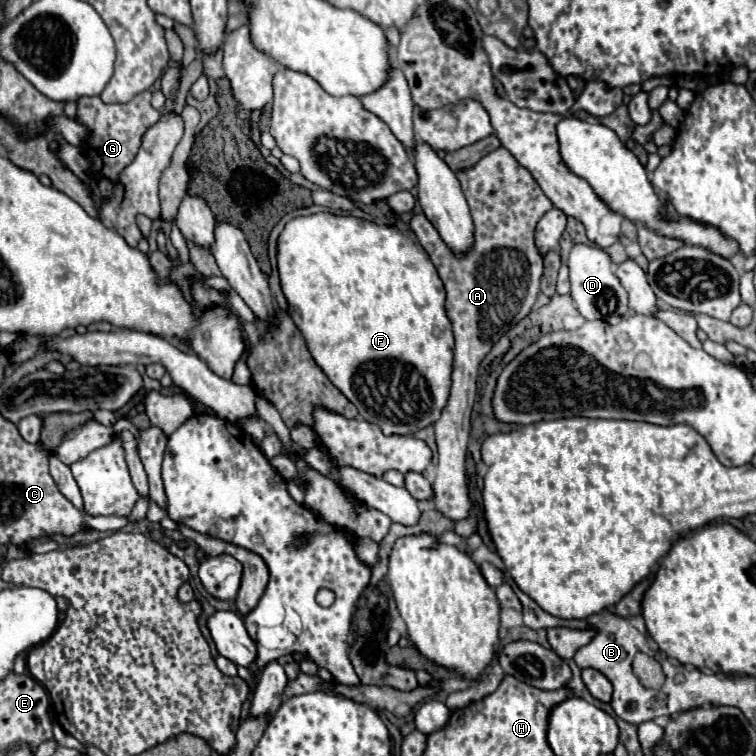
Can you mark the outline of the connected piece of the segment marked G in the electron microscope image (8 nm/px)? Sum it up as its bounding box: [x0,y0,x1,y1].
[76,91,160,181]

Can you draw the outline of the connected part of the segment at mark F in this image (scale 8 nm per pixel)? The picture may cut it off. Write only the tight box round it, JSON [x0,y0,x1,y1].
[278,213,454,435]

